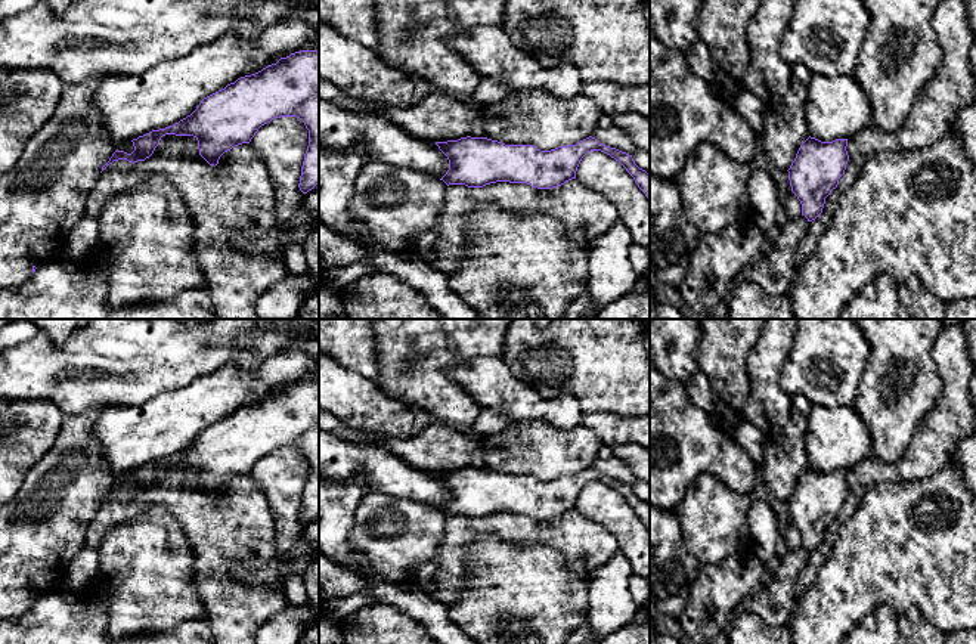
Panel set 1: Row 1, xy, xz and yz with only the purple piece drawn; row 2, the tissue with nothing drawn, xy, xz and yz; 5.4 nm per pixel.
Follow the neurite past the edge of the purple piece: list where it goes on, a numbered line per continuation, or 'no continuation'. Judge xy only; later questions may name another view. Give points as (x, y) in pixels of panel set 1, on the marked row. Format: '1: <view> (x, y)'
no continuation

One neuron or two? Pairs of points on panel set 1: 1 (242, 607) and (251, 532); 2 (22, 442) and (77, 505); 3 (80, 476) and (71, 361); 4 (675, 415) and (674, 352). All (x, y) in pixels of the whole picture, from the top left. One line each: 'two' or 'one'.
1: one
2: two
3: two
4: two

